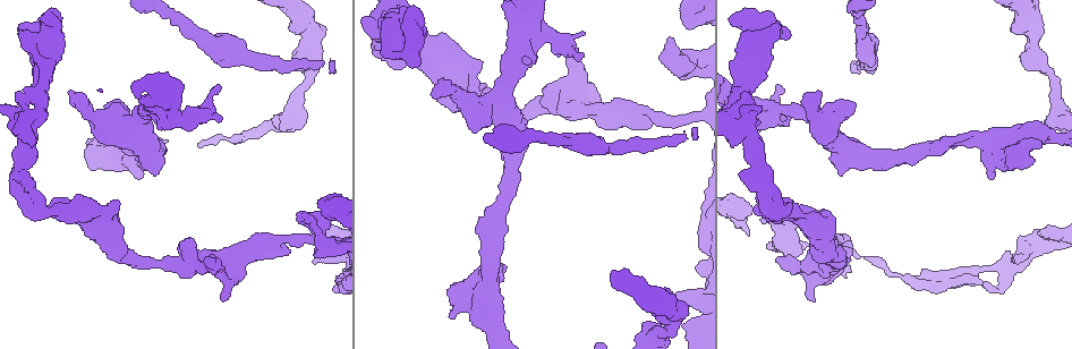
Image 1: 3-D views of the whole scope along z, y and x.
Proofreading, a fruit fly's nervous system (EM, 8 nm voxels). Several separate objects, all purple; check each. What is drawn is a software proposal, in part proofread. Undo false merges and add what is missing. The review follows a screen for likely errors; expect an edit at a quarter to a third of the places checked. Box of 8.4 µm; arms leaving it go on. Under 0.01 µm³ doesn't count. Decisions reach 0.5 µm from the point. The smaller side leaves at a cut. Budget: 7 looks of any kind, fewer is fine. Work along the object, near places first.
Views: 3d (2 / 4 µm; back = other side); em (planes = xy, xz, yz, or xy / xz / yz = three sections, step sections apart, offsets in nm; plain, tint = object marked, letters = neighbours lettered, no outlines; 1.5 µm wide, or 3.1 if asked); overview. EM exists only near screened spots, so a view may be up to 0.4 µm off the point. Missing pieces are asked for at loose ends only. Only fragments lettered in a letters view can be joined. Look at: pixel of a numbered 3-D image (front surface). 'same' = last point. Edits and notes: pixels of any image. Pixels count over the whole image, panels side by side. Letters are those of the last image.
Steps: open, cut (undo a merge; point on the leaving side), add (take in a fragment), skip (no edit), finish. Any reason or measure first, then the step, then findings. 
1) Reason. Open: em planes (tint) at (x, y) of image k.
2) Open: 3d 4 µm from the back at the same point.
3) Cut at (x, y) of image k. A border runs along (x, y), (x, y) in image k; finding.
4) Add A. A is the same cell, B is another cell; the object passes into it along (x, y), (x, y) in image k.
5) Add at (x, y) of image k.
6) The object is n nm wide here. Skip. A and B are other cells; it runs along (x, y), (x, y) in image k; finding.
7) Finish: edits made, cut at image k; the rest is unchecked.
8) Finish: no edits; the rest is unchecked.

Branch stops here. Open: em planes (tint) at (433, 95) of image 1.

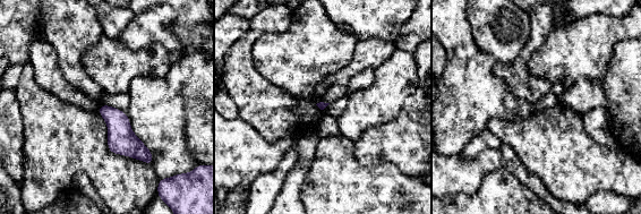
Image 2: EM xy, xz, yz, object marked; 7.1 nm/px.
See the neighbours. Open: em planes (letters) at the same point.

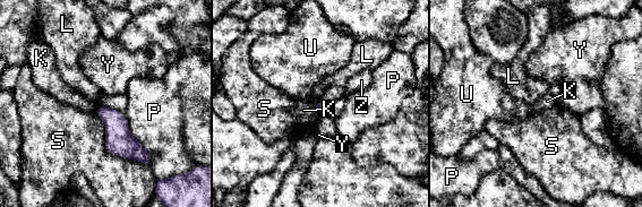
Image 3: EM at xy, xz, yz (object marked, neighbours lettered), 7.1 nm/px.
Skip. K, L, P, S, U, Y and Z are other cells; a border runs along (94, 112), (104, 148), (148, 166) in image 3; none of them fits.

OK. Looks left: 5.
Stops while still wide. Open: 3d 4 µm at (220, 116) of image 1.

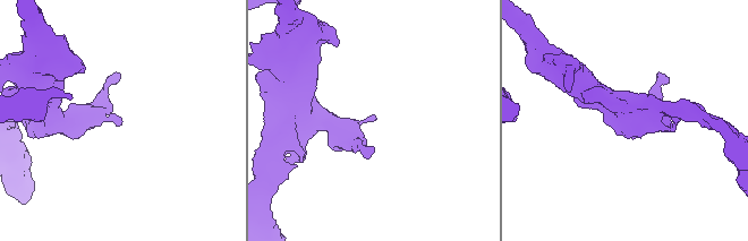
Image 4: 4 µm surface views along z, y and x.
Open: em planes (plain) at (374, 120) of image 4.

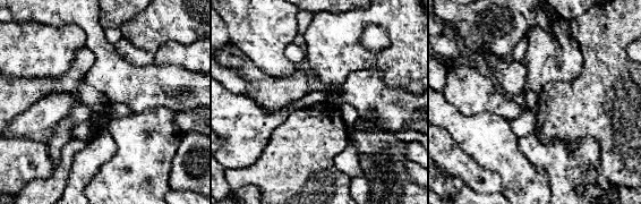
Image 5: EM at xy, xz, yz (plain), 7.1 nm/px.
Open: em planes (letters) at the same point.

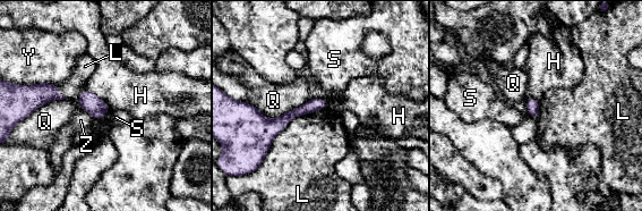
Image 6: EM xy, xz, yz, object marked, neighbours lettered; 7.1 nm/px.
Skip. H, L, Q, S, Y and Z are other cells; it runs along (324, 104), (280, 123), (253, 115) in image 6; none of them fits.

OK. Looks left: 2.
Abrupt turn. Open: em planes (tint) at (22, 128) of image 1.

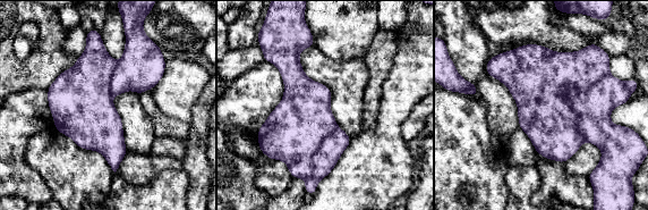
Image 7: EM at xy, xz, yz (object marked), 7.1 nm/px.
Open: em planes (letters) at the same point.

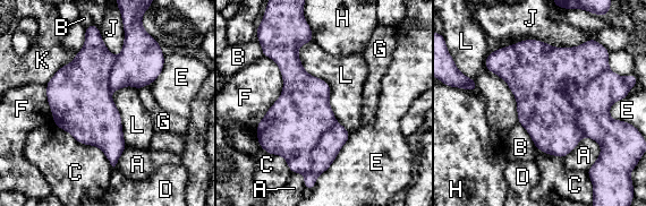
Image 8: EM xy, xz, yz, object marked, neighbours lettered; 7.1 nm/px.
The object is 460 nm wide here. Skip. A, B, C, D, E, F, G, H, J, K and L are other cells; a border runs along (264, 54), (282, 92), (255, 126) in image 8; continuous, no second neuron.

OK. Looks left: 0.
Finish: no edits; the rest is unchecked.

